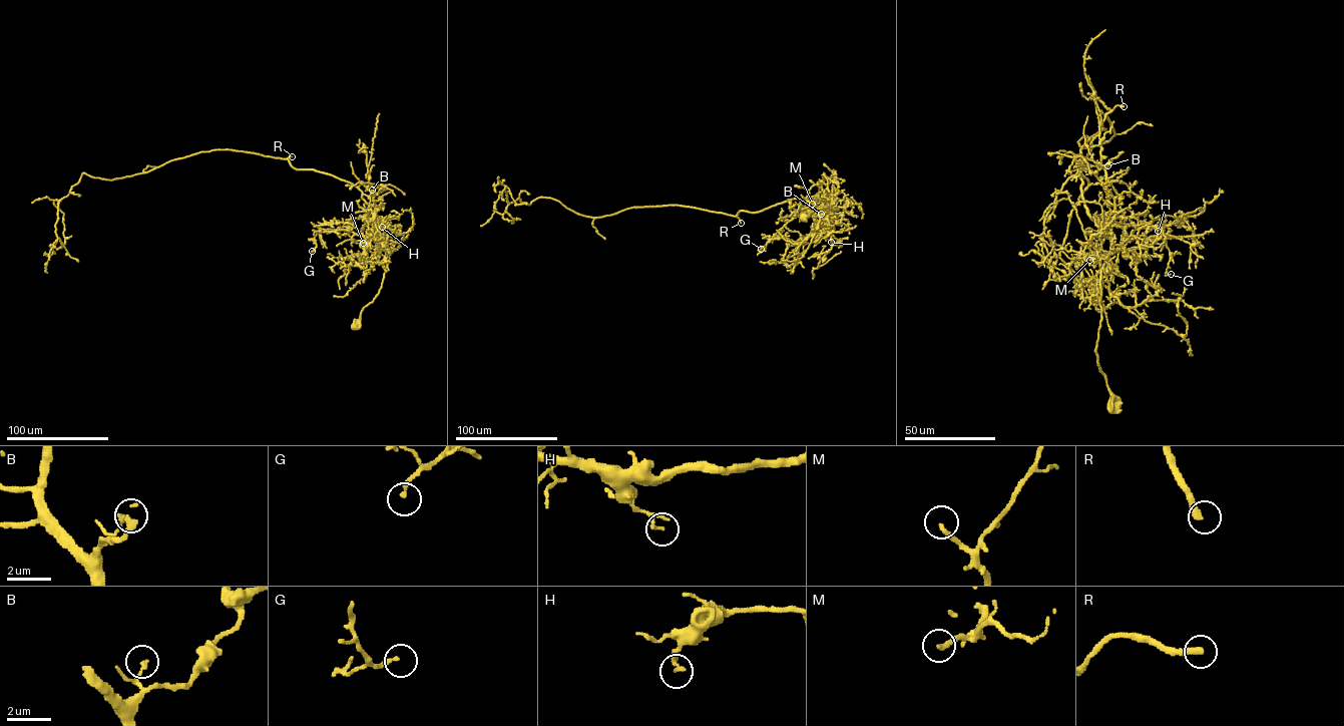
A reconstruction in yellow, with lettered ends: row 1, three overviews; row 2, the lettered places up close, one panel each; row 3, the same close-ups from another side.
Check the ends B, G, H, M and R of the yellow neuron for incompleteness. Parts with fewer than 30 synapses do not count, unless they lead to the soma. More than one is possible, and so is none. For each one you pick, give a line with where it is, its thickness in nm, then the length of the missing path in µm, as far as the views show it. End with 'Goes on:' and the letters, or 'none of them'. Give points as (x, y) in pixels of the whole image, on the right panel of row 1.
M: Place: (1089, 260). Thickness 200 nm. Missing length about 15 µm
R: Place: (1124, 106). Thickness 320 nm. Missing length about 90 µm
Goes on: M, R

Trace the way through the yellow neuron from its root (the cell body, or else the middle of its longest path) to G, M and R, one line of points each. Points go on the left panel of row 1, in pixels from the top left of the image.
G: (353, 325), (378, 294), (389, 256), (372, 237), (342, 230), (318, 231), (312, 251)
M: (353, 325), (362, 309), (378, 294), (389, 260), (373, 240), (363, 243)
R: (353, 325), (378, 294), (389, 260), (374, 239), (374, 214), (353, 185), (294, 168), (287, 158), (292, 156)

